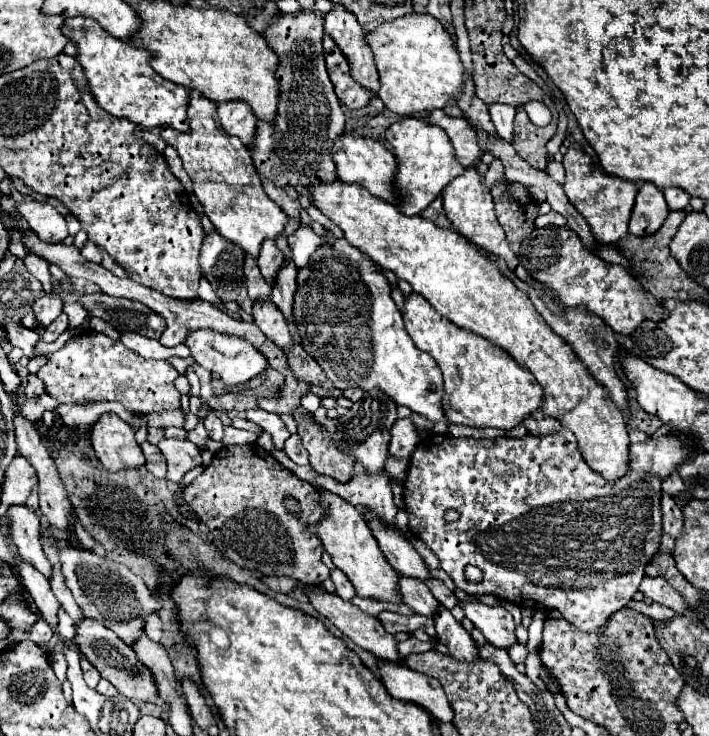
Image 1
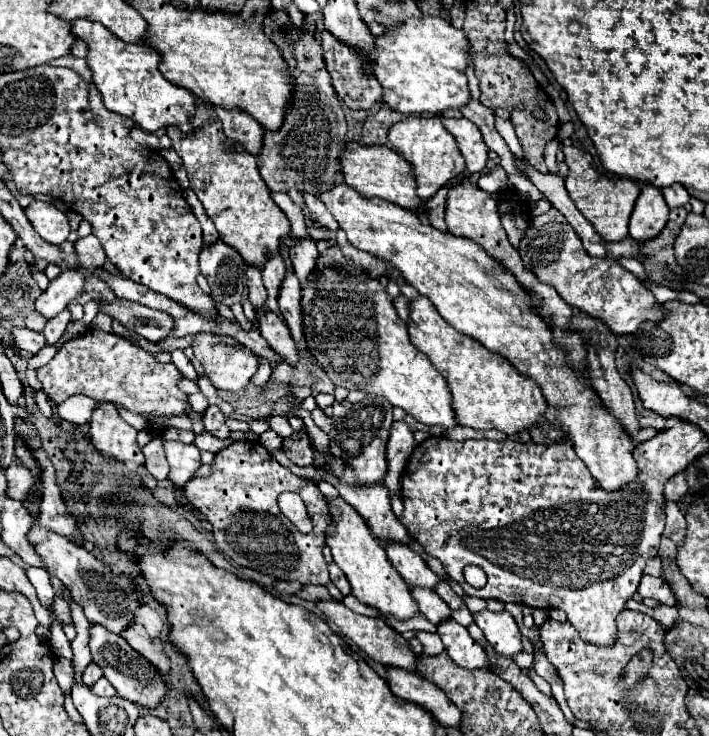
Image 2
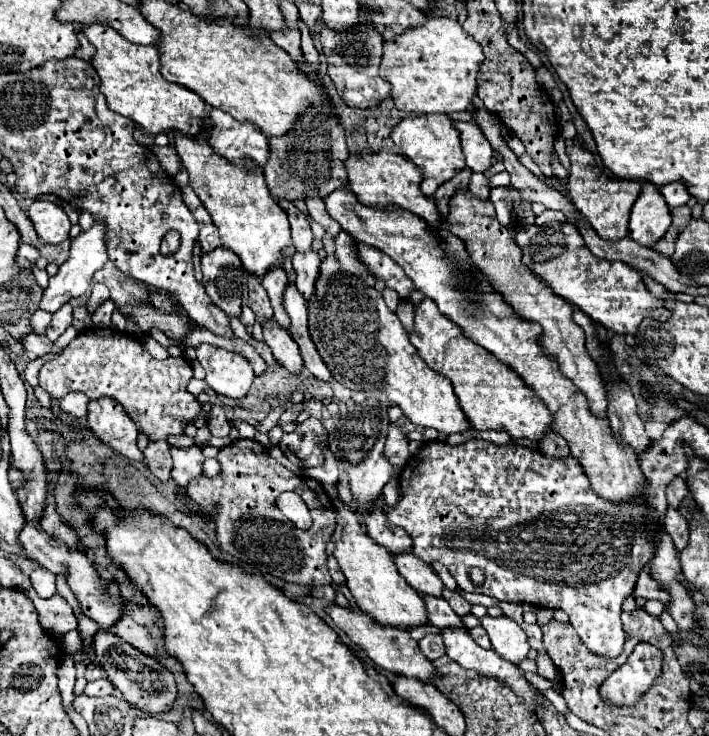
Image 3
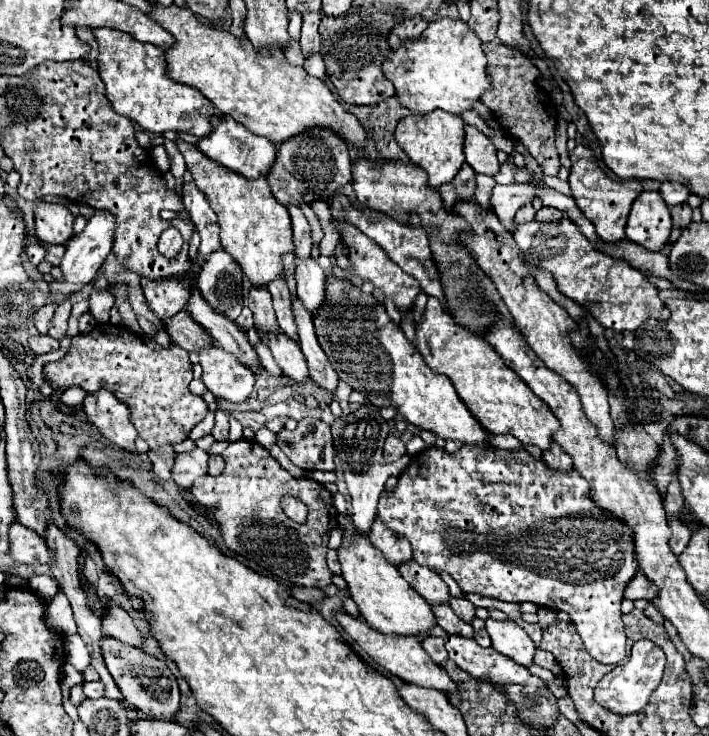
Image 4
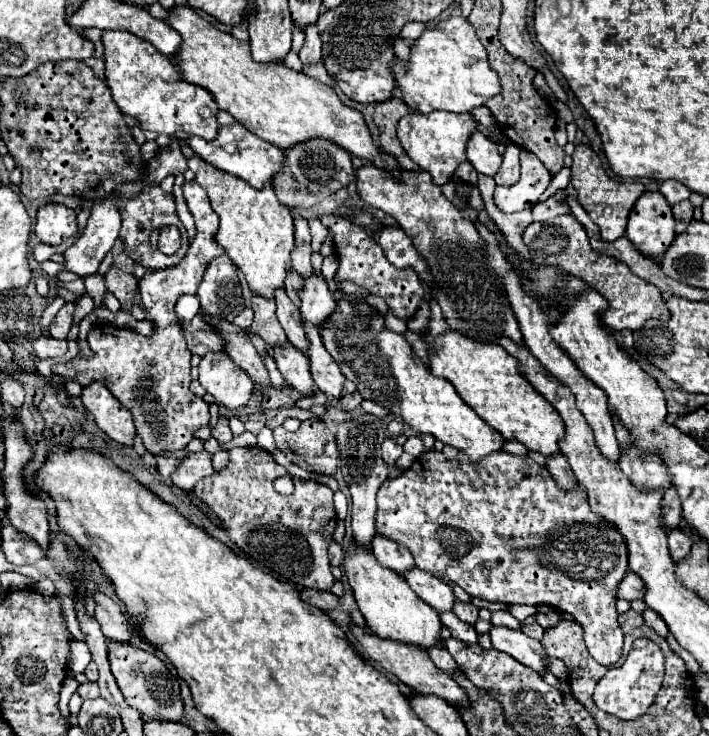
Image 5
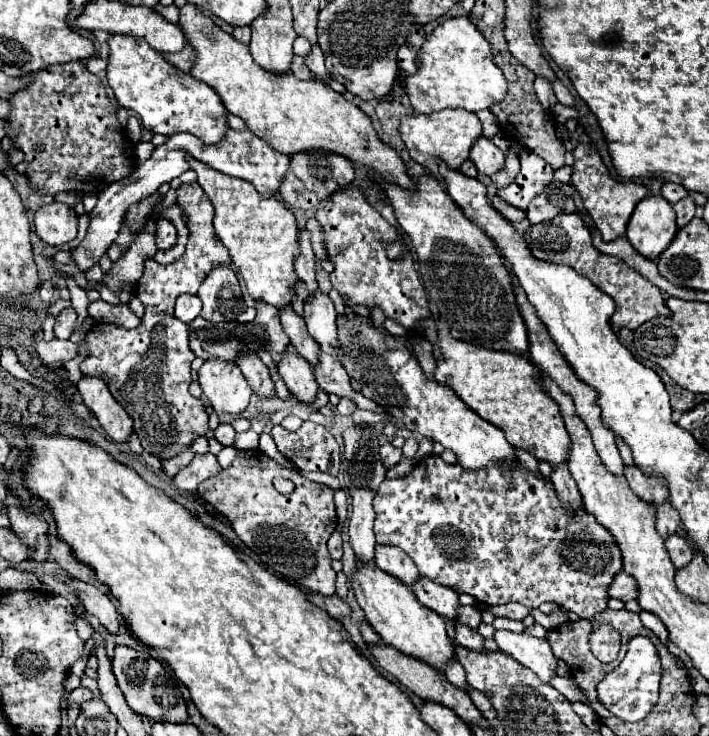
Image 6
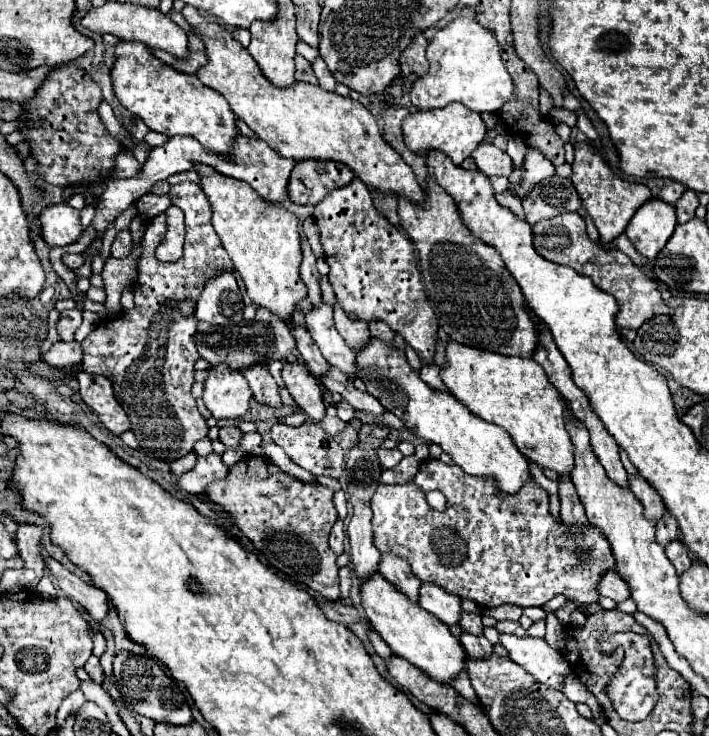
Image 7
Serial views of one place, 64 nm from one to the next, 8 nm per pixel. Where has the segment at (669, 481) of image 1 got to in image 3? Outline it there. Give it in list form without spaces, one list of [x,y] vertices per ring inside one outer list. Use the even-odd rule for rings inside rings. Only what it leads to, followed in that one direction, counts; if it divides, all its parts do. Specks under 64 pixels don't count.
[[[680,474],[680,476],[676,476],[668,484],[668,490],[666,490],[666,494],[668,494],[668,506],[678,508],[682,498],[686,496],[686,492],[688,492],[688,488],[686,488],[686,474]]]

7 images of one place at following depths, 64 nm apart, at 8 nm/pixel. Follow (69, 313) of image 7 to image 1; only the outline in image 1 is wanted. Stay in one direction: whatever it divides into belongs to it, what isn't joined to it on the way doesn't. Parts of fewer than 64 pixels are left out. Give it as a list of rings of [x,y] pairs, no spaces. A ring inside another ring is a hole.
[[[62,312],[50,326],[46,326],[42,330],[42,340],[44,342],[54,342],[66,328],[68,328],[68,316]]]

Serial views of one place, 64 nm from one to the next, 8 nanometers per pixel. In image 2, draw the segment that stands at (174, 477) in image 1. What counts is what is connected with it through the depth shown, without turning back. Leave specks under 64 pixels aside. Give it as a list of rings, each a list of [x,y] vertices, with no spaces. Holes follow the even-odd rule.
[[[164,442],[166,456],[170,462],[168,478],[176,486],[184,486],[190,478],[194,478],[196,470],[200,468],[200,450],[194,444],[180,444],[180,442]]]

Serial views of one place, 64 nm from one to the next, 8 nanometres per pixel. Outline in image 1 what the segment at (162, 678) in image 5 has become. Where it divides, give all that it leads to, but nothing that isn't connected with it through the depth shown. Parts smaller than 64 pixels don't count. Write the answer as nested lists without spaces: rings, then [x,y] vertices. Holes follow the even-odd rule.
[[[88,618],[82,620],[78,624],[74,642],[86,654],[88,662],[92,662],[98,668],[102,678],[106,678],[112,686],[116,686],[116,690],[120,694],[124,694],[126,698],[138,700],[138,702],[150,702],[154,696],[158,696],[158,686],[156,686],[152,672],[140,662],[136,652],[124,640],[120,640],[114,632],[110,632],[104,624],[98,624],[98,622],[88,620]]]

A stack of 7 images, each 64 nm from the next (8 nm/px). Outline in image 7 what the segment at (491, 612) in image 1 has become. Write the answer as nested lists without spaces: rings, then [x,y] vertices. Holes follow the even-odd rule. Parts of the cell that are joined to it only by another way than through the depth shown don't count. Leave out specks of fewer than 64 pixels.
[[[500,634],[500,644],[508,650],[510,660],[520,664],[540,684],[562,690],[564,680],[570,674],[570,664],[566,664],[566,658],[550,648],[546,640]]]

